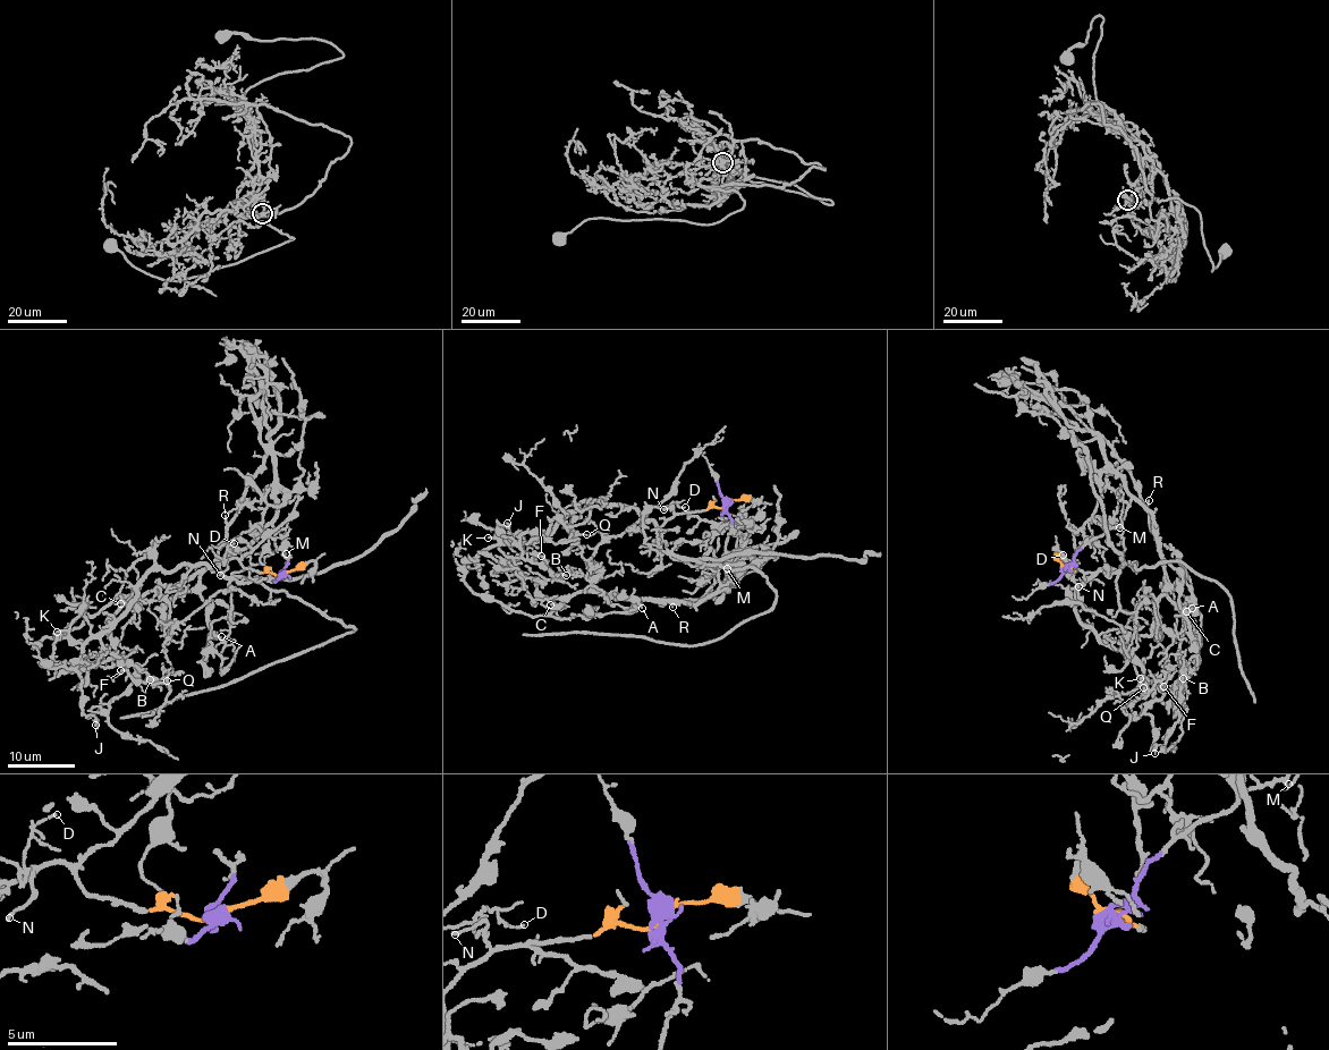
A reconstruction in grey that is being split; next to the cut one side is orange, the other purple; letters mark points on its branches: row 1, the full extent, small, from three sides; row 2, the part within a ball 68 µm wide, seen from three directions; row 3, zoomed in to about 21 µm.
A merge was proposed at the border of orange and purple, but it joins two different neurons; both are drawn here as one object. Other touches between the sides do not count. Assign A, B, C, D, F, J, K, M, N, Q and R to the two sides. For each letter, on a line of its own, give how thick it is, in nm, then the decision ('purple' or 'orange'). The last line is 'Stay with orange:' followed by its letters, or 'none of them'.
A: calibre 120 nm; purple
B: calibre 110 nm; purple
C: calibre 110 nm; purple
D: calibre 90 nm; orange
F: calibre 130 nm; orange
J: calibre 80 nm; orange
K: calibre 100 nm; orange
M: calibre 100 nm; purple
N: calibre 110 nm; orange
Q: calibre 90 nm; orange
R: calibre 110 nm; purple
Stay with orange: D, F, J, K, N, Q

